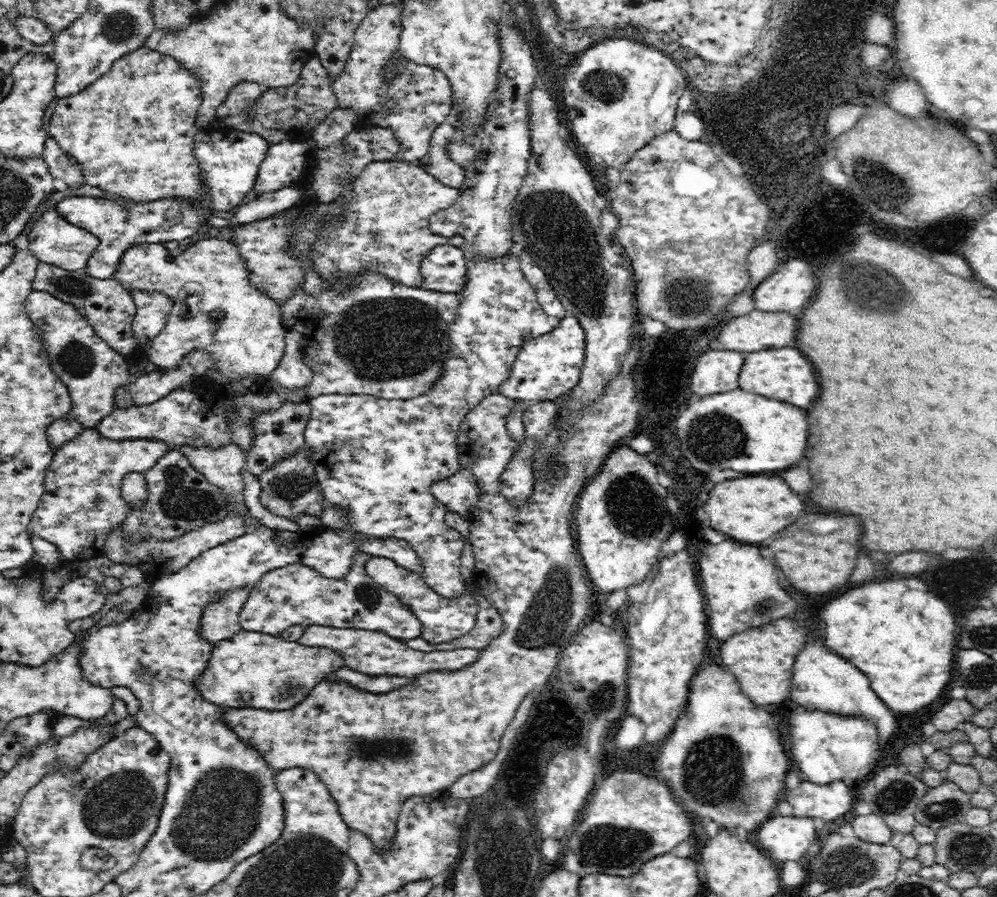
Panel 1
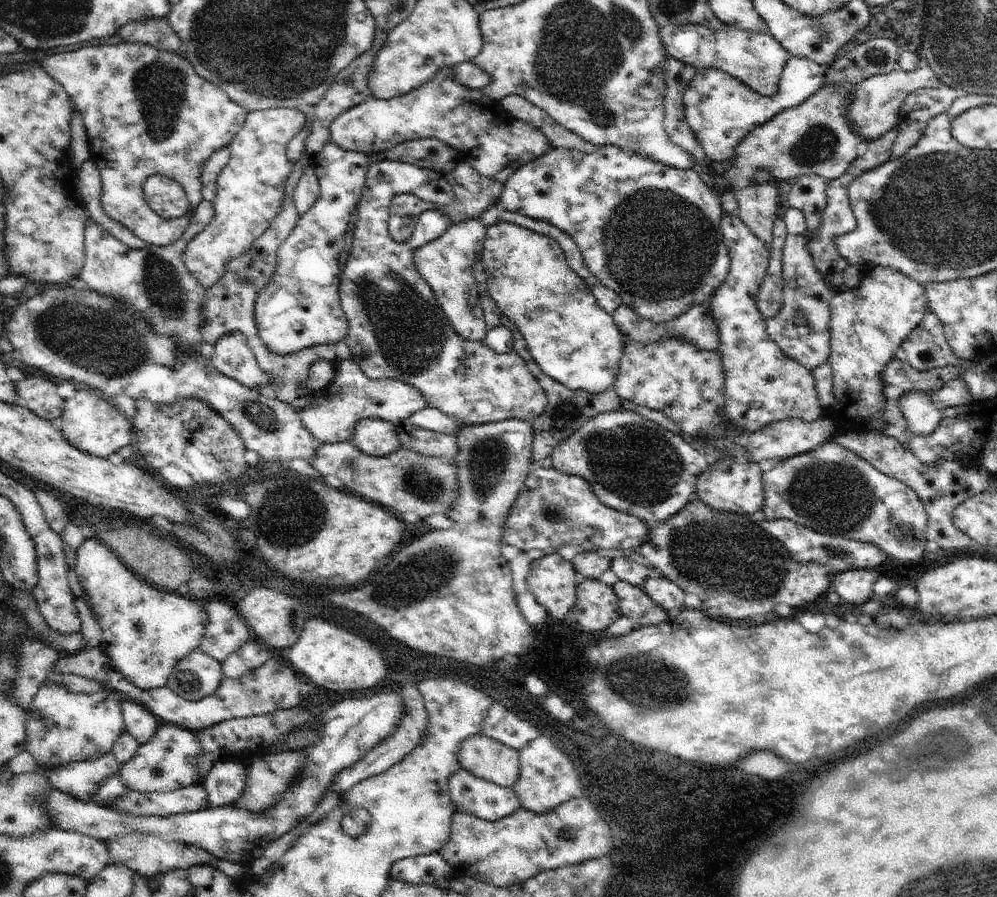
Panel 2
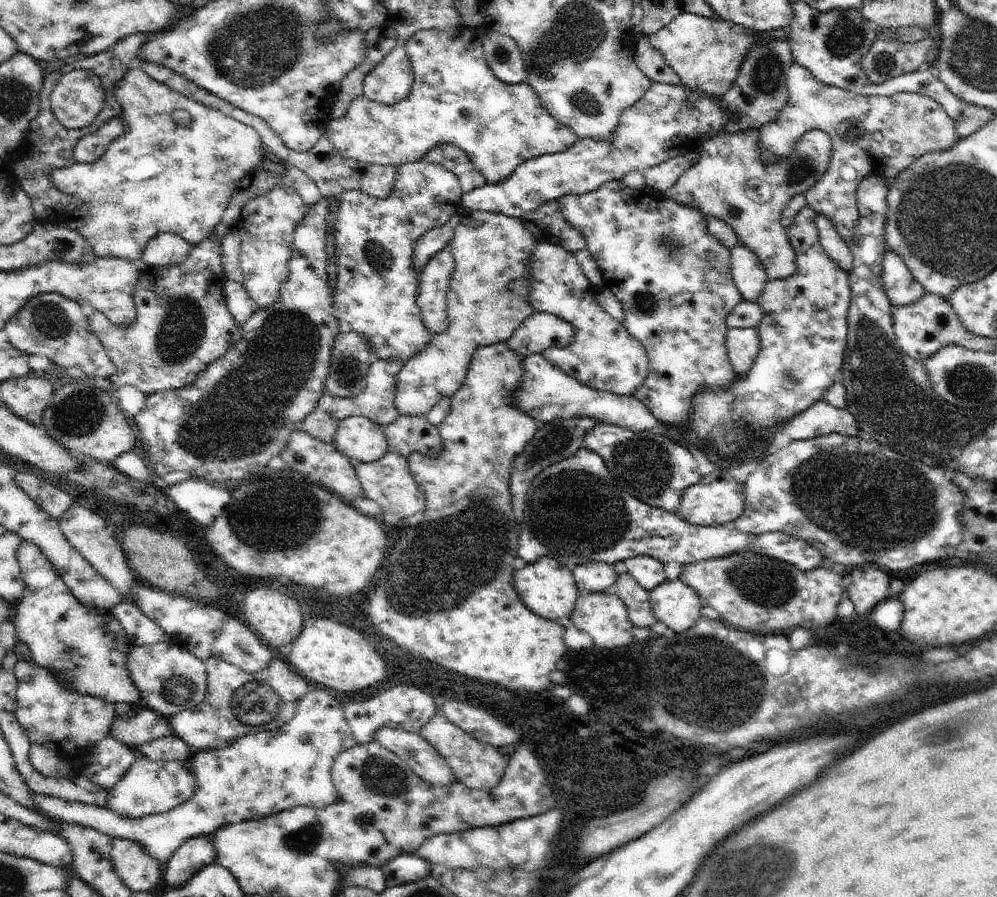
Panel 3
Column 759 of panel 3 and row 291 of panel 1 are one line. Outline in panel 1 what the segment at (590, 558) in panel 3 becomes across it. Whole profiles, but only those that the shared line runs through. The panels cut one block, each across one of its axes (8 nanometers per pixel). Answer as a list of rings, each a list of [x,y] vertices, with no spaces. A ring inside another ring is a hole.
[[[526,250],[520,252],[520,266],[522,266],[522,272],[524,272],[526,280],[534,286],[536,296],[538,296],[538,302],[544,308],[544,312],[550,314],[550,318],[564,320],[566,318],[566,306],[562,304],[562,300],[558,298],[556,290],[548,282],[546,272],[538,264],[534,264],[530,252],[526,252]]]

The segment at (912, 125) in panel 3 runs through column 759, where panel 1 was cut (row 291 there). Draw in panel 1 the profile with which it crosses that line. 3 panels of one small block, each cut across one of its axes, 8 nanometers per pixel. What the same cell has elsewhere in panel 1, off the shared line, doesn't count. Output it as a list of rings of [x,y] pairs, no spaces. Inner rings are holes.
[[[128,290],[136,302],[136,318],[134,318],[134,364],[146,362],[146,346],[164,330],[168,316],[174,308],[174,300],[162,292],[144,292],[144,290]]]

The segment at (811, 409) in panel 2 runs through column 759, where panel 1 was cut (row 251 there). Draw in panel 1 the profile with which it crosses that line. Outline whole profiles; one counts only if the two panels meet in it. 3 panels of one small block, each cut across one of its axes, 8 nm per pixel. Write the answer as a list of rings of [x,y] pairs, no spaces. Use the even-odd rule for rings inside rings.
[[[382,160],[382,164],[372,164],[372,168],[366,168],[364,174],[360,174],[352,184],[354,190],[350,192],[350,196],[338,198],[338,202],[334,200],[332,204],[320,204],[306,196],[298,202],[298,206],[290,208],[298,214],[298,222],[308,224],[310,214],[318,218],[318,242],[314,244],[312,258],[298,258],[288,252],[290,232],[294,230],[292,224],[296,224],[290,218],[290,212],[282,212],[282,216],[278,214],[278,218],[256,220],[238,228],[234,242],[242,258],[246,260],[250,282],[260,292],[270,296],[276,304],[282,306],[288,296],[296,294],[296,290],[304,286],[304,272],[312,264],[324,282],[336,276],[332,280],[332,286],[336,286],[338,290],[346,288],[354,276],[362,274],[362,270],[378,270],[382,276],[390,278],[396,284],[422,288],[422,258],[426,258],[428,252],[442,244],[452,244],[458,248],[464,246],[462,236],[444,238],[430,232],[430,218],[446,208],[452,208],[460,196],[460,190],[444,186],[432,174],[424,172],[418,164]],[[328,216],[340,218],[328,224]]]

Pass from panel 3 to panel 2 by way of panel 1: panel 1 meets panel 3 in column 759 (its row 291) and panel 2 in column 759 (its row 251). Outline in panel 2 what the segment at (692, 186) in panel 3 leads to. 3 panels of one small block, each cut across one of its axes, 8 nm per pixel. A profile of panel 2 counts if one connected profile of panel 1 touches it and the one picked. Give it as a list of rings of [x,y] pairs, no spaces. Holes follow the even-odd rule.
[[[837,82],[837,84],[823,84],[815,94],[811,94],[807,100],[803,100],[799,106],[783,110],[781,114],[777,114],[771,122],[757,126],[737,148],[737,156],[733,158],[733,166],[727,170],[727,174],[717,176],[715,174],[715,184],[725,186],[729,184],[731,190],[725,192],[733,192],[735,200],[737,200],[737,210],[735,216],[739,216],[743,220],[743,224],[759,238],[765,242],[765,246],[769,248],[769,244],[773,242],[773,224],[777,218],[777,188],[775,184],[789,180],[795,180],[799,176],[821,176],[831,180],[839,180],[841,174],[845,174],[845,170],[859,158],[861,150],[865,148],[865,140],[863,136],[857,132],[857,128],[851,124],[849,120],[849,106],[853,106],[853,94],[857,94],[857,86],[851,82]],[[757,168],[765,168],[773,174],[773,180],[769,184],[753,184],[753,172]]]

